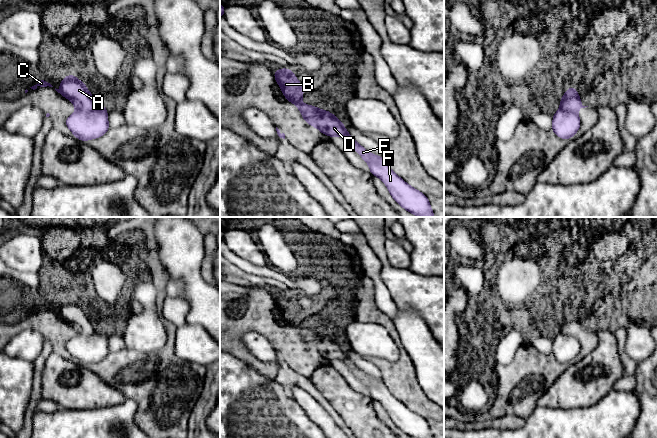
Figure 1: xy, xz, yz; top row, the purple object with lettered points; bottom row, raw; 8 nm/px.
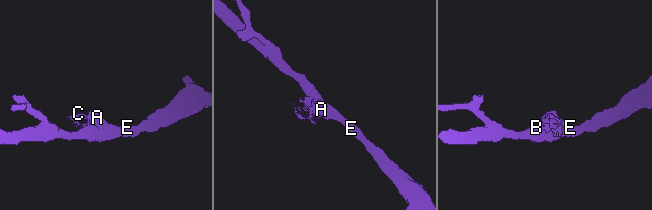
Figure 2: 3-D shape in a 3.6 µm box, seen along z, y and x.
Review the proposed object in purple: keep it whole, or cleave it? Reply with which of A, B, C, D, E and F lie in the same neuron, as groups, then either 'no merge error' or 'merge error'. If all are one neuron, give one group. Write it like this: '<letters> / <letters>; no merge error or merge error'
A C / B D E F; merge error

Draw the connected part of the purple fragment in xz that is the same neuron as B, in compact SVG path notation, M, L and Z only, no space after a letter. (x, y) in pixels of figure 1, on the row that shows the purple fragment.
M282 68L273 72L286 99L298 105L302 115L313 112L317 118L317 124L323 134L333 137L345 138L350 146L369 164L370 173L380 178L387 186L391 197L410 213L418 217L435 217L426 195L414 189L396 175L387 165L382 156L376 156L363 148L345 129L343 123L327 110L321 110L315 106L305 107L301 102L305 91L291 69Z

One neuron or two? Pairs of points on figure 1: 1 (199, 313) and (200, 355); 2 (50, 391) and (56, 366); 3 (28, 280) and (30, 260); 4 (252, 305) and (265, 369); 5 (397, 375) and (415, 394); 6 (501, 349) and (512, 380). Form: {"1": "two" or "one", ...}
{"1": "two", "2": "one", "3": "two", "4": "one", "5": "one", "6": "two"}

